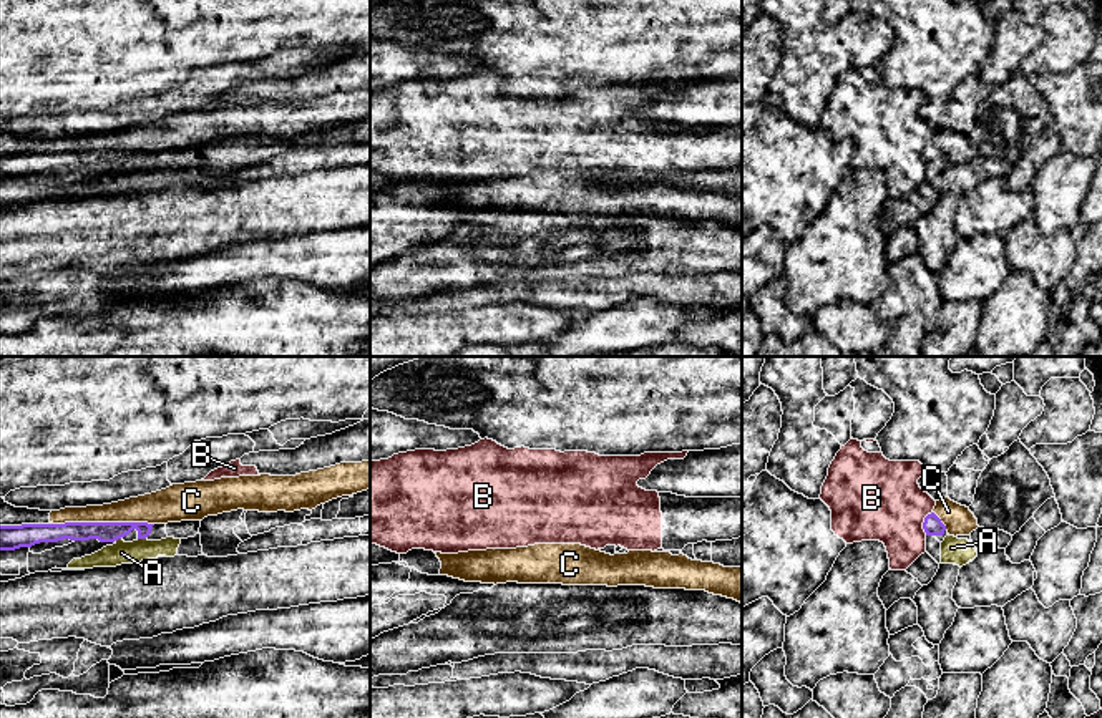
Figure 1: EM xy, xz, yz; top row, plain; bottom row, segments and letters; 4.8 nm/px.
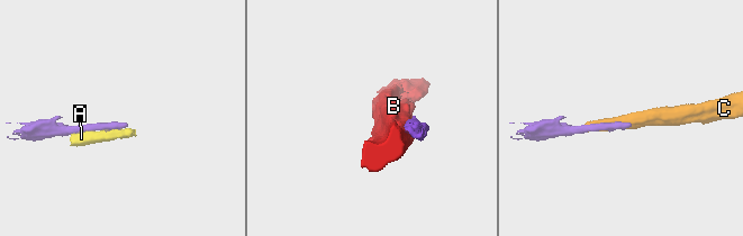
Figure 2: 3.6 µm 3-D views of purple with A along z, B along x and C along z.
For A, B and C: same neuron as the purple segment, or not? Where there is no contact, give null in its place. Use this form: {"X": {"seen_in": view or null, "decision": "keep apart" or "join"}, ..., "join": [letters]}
{"A": {"seen_in": "xy", "decision": "keep apart"}, "B": {"seen_in": "yz", "decision": "keep apart"}, "C": {"seen_in": "xy", "decision": "join"}, "join": ["C"]}

